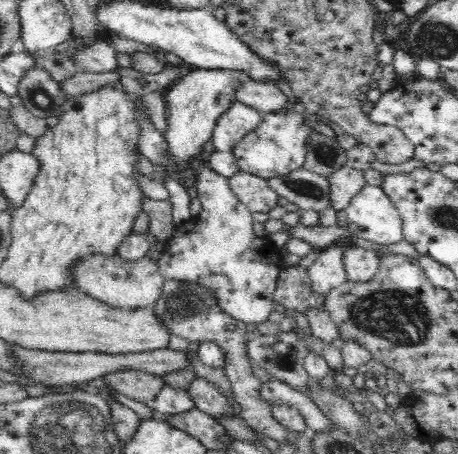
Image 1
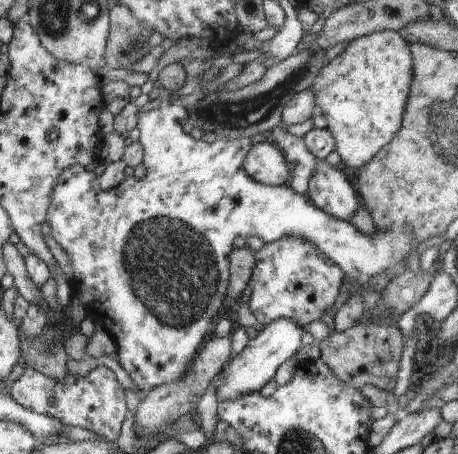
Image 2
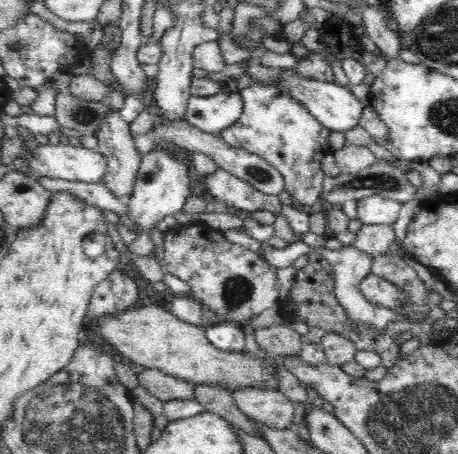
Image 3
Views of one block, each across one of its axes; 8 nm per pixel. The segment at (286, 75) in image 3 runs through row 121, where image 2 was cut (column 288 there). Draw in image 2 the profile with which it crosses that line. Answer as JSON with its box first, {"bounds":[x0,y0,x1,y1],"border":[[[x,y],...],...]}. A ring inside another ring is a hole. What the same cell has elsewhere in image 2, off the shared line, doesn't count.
{"bounds":[213,318,307,402],"border":[[[277,318],[269,322],[265,328],[261,328],[259,334],[247,342],[243,352],[235,356],[227,366],[223,366],[221,374],[213,380],[217,388],[217,402],[229,402],[241,394],[259,392],[261,386],[275,376],[277,368],[303,348],[301,338],[305,332],[307,328],[301,328],[295,320],[289,320],[289,318]]]}

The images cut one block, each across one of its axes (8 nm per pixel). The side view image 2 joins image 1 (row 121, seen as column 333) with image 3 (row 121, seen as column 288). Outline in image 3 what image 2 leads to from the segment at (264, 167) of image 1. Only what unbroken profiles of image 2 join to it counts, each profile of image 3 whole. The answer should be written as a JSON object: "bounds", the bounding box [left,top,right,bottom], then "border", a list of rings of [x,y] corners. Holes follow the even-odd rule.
{"bounds":[220,84,330,206],"border":[[[252,84],[240,92],[240,98],[244,100],[244,112],[232,128],[220,132],[220,138],[232,148],[252,152],[264,158],[270,166],[276,166],[276,170],[284,176],[284,188],[292,196],[294,204],[314,206],[320,202],[326,178],[322,160],[330,154],[330,130],[324,128],[324,124],[320,124],[304,104],[280,94],[278,86]]]}

